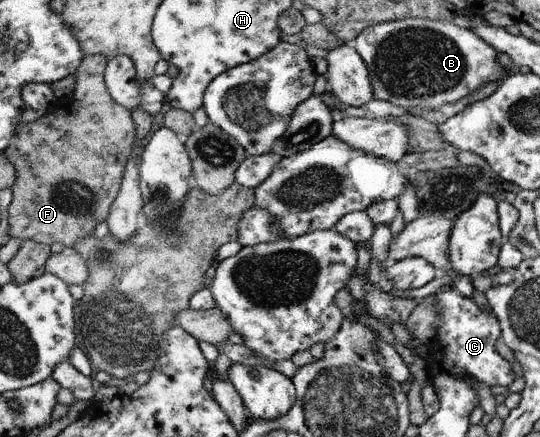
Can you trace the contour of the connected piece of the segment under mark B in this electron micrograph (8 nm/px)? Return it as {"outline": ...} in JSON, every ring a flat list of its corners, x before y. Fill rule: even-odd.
{"outline":[[404,18,394,21,376,23,366,27,354,41,353,49,362,57,368,67,374,100,388,101,392,105,403,107,422,107,422,109,438,109,440,105,455,103,458,99,470,95,482,85,492,81,504,81,507,73,505,67,497,60,498,52,484,39,478,37,472,28,462,29,449,21,430,21,428,18]]}

